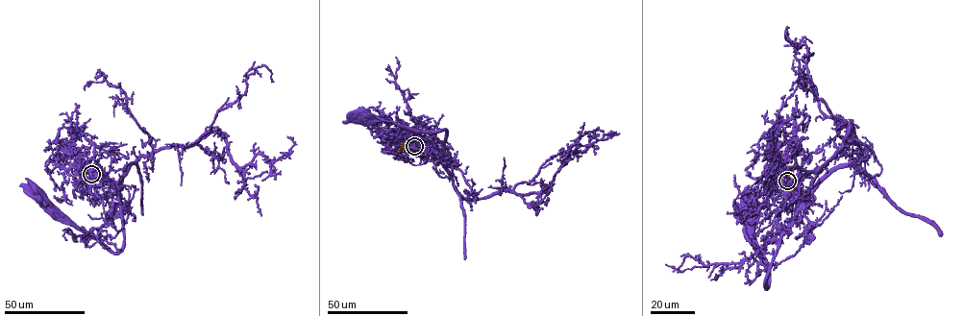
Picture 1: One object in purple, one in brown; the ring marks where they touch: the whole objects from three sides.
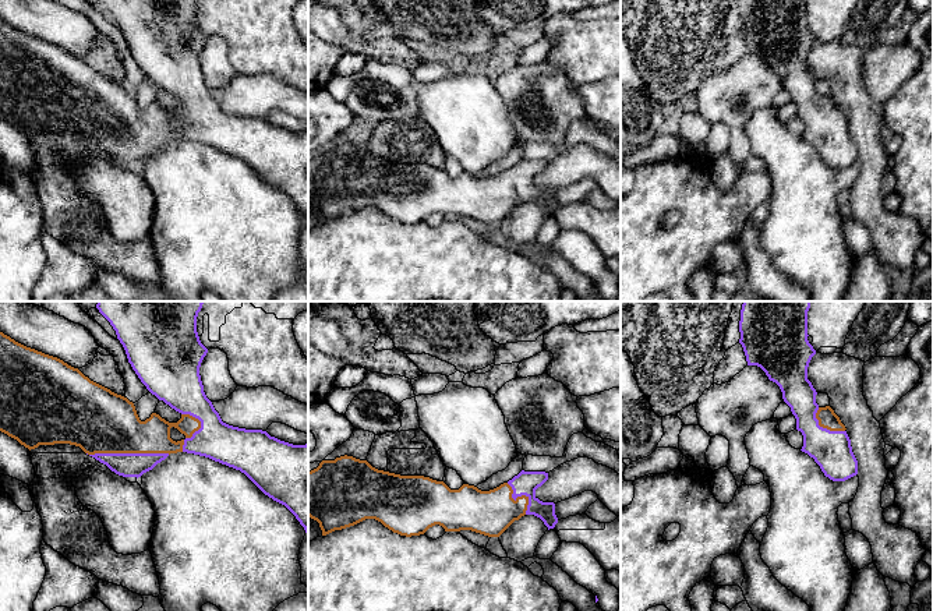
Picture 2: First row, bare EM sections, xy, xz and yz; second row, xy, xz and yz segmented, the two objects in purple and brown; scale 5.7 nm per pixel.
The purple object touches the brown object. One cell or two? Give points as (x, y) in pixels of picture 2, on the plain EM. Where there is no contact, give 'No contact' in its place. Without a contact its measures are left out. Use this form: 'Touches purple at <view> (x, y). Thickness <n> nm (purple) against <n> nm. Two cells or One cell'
Touches purple at xy (129, 141). Thickness 140 nm (purple) against 360 nm. One cell

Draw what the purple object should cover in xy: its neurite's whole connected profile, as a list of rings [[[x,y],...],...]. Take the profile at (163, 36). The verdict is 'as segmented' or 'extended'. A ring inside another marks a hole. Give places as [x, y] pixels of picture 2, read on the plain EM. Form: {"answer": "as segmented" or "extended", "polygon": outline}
{"answer": "extended", "polygon": [[[100,0],[116,18],[132,57],[159,88],[181,102],[177,110],[169,110],[152,100],[141,109],[135,93],[127,85],[91,68],[78,56],[63,47],[26,35],[0,20],[0,119],[17,127],[25,135],[70,131],[106,152],[123,165],[141,165],[165,148],[170,141],[187,139],[209,145],[244,160],[265,183],[285,193],[308,220],[308,131],[293,133],[271,124],[262,117],[245,117],[222,109],[204,80],[199,54],[208,36],[197,20],[198,0]],[[170,116],[185,123],[181,128],[170,126]]]}

